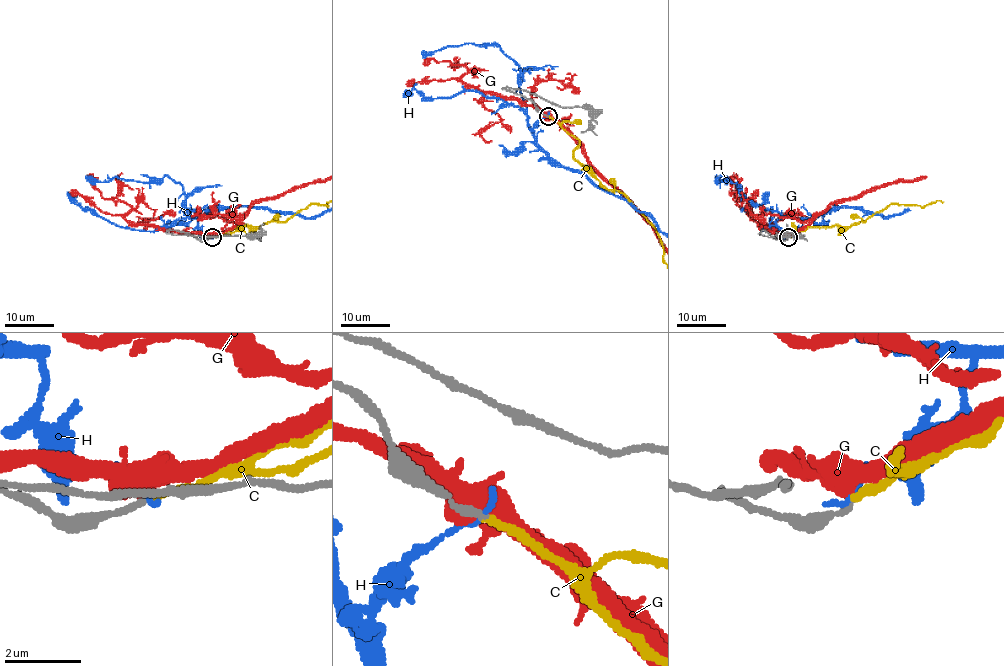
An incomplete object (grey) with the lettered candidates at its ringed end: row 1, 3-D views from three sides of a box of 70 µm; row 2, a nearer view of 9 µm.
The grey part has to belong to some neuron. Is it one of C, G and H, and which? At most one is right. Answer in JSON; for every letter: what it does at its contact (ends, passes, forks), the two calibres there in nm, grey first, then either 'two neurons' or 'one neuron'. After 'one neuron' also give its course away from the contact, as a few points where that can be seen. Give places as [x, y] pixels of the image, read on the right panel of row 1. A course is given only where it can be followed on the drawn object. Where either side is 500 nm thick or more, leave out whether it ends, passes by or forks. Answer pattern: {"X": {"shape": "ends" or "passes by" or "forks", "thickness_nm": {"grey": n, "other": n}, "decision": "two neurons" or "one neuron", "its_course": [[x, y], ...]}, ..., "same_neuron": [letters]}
{"C": {"shape": "ends", "thickness_nm": {"grey": 180, "other": 190}, "decision": "one neuron"}, "G": {"thickness_nm": {"grey": 180, "other": 500}, "decision": "two neurons"}, "H": {"shape": "ends", "thickness_nm": {"grey": 180, "other": 170}, "decision": "two neurons"}, "same_neuron": ["C"]}

